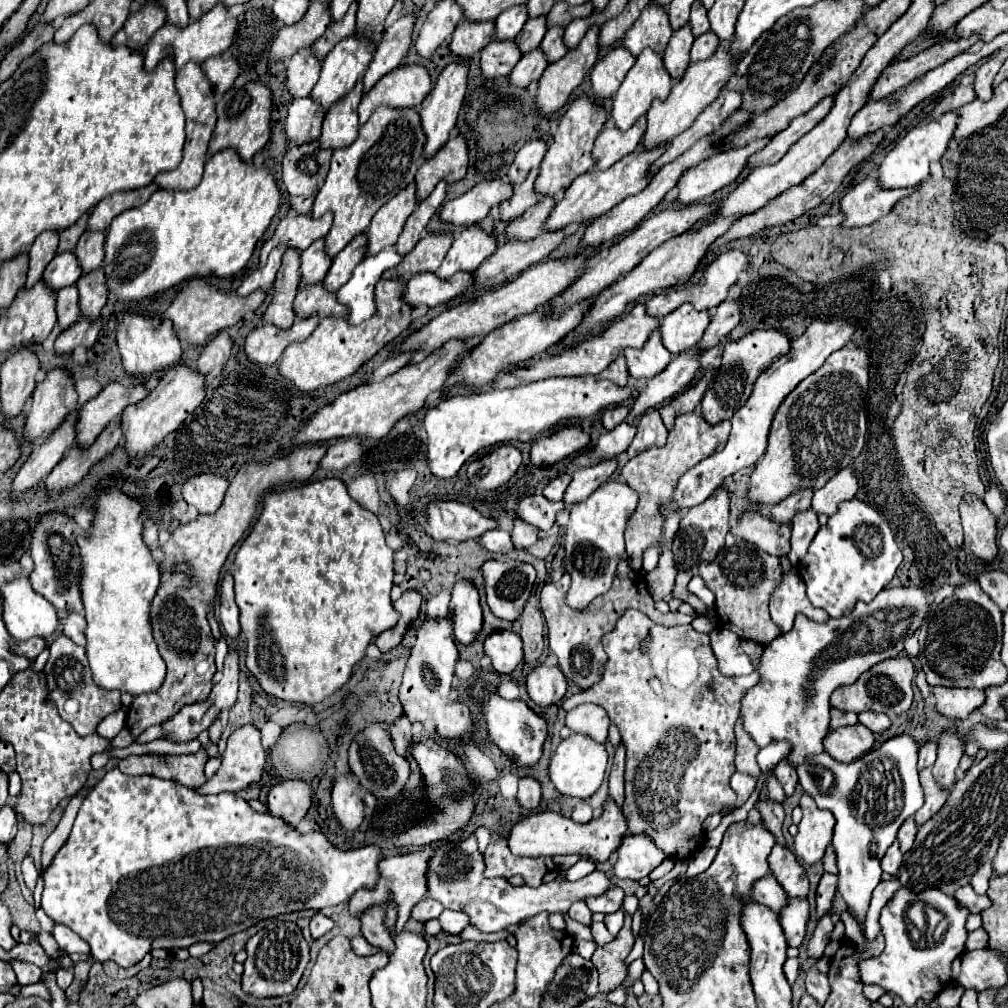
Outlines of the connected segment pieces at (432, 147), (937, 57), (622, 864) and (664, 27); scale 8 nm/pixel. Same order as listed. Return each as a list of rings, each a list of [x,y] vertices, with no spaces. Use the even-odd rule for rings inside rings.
[[[450,64],[444,68],[444,72],[438,76],[432,92],[424,98],[424,102],[420,104],[420,122],[422,122],[422,130],[426,134],[426,144],[424,144],[424,158],[432,158],[436,156],[436,152],[450,140],[450,132],[456,124],[464,94],[466,94],[466,76],[468,70],[462,64]]]
[[[970,36],[970,38],[960,38],[960,40],[944,40],[940,44],[934,44],[932,48],[920,52],[918,56],[904,60],[904,62],[892,62],[888,64],[882,74],[878,76],[876,84],[872,86],[868,100],[884,100],[890,98],[894,92],[898,92],[900,88],[912,84],[914,80],[918,80],[920,76],[924,76],[926,72],[930,72],[932,68],[944,64],[946,60],[966,52],[974,42],[978,42],[978,36]]]
[[[632,834],[624,836],[624,842],[616,850],[616,854],[618,854],[618,860],[614,864],[616,878],[632,878],[632,880],[648,876],[666,858],[664,852],[660,852],[648,836],[632,836]]]
[[[650,4],[636,20],[636,24],[628,30],[622,44],[632,56],[638,56],[644,48],[652,48],[658,56],[664,56],[670,36],[672,28],[666,10],[656,4]]]

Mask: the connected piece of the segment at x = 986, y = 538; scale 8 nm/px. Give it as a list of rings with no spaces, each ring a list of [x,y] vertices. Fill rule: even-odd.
[[[966,494],[960,502],[960,516],[964,526],[964,546],[968,546],[984,564],[992,564],[998,556],[996,518],[974,494]]]

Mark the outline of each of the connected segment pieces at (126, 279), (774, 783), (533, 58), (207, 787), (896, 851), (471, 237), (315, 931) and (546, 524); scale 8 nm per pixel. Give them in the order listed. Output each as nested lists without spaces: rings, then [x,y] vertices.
[[[222,150],[222,152],[216,152],[214,156],[208,158],[206,162],[206,168],[204,168],[204,178],[200,182],[200,186],[196,186],[194,190],[188,190],[188,192],[168,192],[168,190],[156,190],[150,200],[138,208],[132,208],[132,210],[126,210],[122,214],[118,214],[112,224],[108,226],[106,230],[106,244],[104,244],[104,272],[106,272],[106,284],[108,284],[108,292],[120,300],[120,302],[126,302],[126,300],[146,300],[158,292],[164,292],[168,288],[174,288],[174,286],[180,286],[192,278],[226,278],[226,276],[234,276],[238,274],[250,260],[254,248],[256,248],[256,242],[262,238],[264,230],[270,226],[270,220],[274,218],[276,210],[280,206],[280,190],[276,186],[276,180],[272,176],[272,172],[268,168],[254,168],[252,162],[246,164],[240,160],[240,156],[234,152],[234,150]]]
[[[772,776],[770,778],[770,782],[768,782],[768,790],[770,790],[770,798],[774,800],[774,802],[778,802],[778,804],[782,804],[784,800],[786,800],[786,794],[784,794],[784,790],[782,790],[782,786],[778,784],[778,780]]]
[[[532,50],[530,54],[524,54],[516,68],[510,74],[510,84],[514,88],[528,88],[532,82],[538,82],[542,72],[546,70],[548,62],[542,54],[542,50]]]
[[[252,724],[238,728],[230,738],[222,754],[220,770],[198,790],[200,794],[218,794],[218,792],[240,792],[254,782],[260,782],[262,770],[266,764],[266,750],[260,744],[260,730]]]
[[[894,842],[888,850],[886,850],[886,856],[882,858],[882,870],[886,872],[886,874],[896,874],[898,872],[898,868],[900,868],[900,864],[902,864],[902,852],[900,852],[900,848],[898,848],[898,842]]]
[[[476,226],[464,228],[452,242],[442,266],[436,276],[440,280],[448,280],[456,272],[472,274],[492,252],[496,250],[496,238],[488,236]]]
[[[316,912],[316,914],[312,916],[312,920],[310,920],[310,932],[312,932],[312,938],[324,936],[328,930],[332,930],[332,926],[334,926],[334,920],[332,920],[332,918],[324,916],[322,912]]]
[[[532,494],[522,498],[516,504],[516,518],[536,526],[538,530],[548,532],[556,520],[556,512],[564,508],[564,502],[552,502],[546,500],[542,494]]]

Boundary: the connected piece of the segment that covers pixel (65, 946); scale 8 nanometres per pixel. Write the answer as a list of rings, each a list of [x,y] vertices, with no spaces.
[[[56,924],[52,934],[54,934],[54,940],[58,942],[58,946],[60,946],[62,952],[66,952],[66,954],[76,954],[76,952],[78,954],[90,954],[88,944],[76,932],[72,932],[68,926]]]

